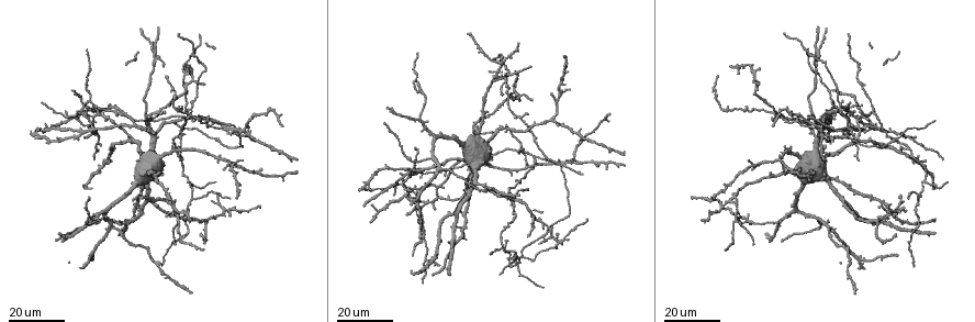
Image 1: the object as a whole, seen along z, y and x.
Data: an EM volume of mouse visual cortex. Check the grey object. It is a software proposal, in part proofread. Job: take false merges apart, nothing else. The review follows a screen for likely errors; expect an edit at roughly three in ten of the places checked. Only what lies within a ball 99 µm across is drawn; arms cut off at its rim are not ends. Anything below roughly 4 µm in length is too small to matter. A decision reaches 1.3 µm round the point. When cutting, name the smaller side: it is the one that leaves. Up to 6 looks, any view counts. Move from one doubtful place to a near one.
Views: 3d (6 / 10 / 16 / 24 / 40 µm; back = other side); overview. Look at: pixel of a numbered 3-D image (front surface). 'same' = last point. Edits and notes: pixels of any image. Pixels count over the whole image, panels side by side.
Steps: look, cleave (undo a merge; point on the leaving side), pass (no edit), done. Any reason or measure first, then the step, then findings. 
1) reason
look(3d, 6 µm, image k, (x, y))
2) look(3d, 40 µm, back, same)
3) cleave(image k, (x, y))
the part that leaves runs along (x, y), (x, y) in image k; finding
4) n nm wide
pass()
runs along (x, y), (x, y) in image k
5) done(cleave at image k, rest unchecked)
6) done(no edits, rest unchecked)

four-way junction
look(3d, 16 µm, image 1, (511, 259))

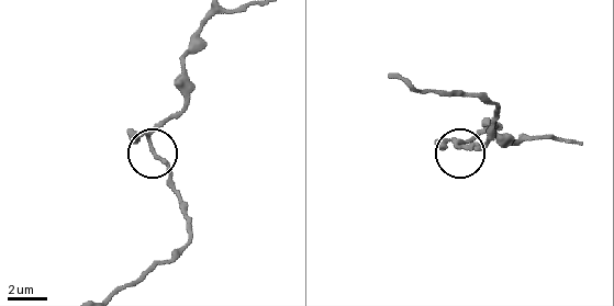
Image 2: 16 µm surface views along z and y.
look(3d, 10 µm, image 2, (152, 149))

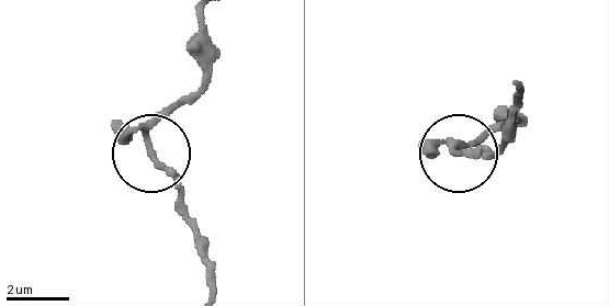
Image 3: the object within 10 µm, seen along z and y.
160 nm wide
cleave(image 3, (171, 167))
the part that leaves runs along (144, 133), (151, 161), (178, 193), (207, 287) in image 3; two cells meet here

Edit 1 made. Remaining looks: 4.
three-way junction
look(3d, 24 µm, image 1, (426, 203))

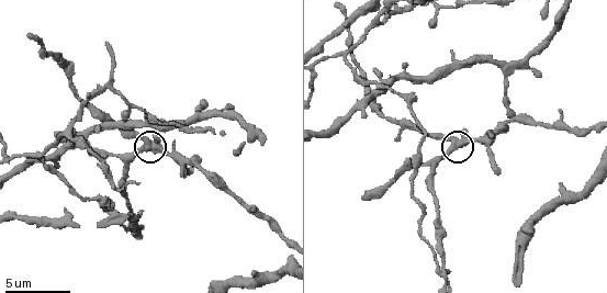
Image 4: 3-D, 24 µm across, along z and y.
look(3d, 10 µm, image 4, (145, 143))

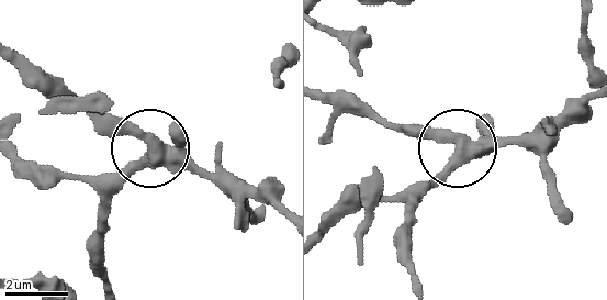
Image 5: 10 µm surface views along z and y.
460 nm wide
pass()
continuous, no second cell

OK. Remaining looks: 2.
four-way junction
look(3d, 24 µm, image 1, (157, 53))

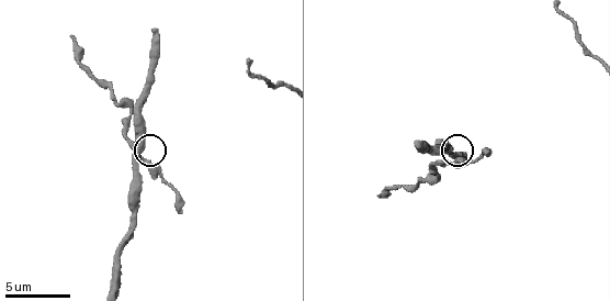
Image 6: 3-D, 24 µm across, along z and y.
look(3d, 10 µm, image 6, (137, 149))

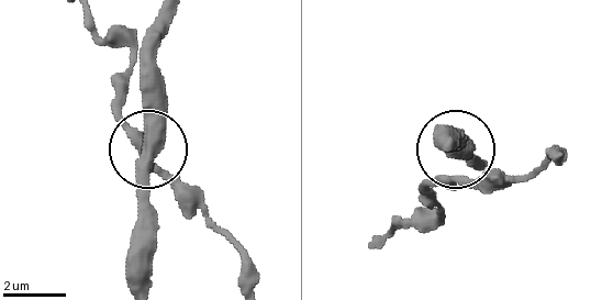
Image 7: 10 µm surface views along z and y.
390 nm wide
pass()
runs along (134, 279), (149, 69) in image 7; continuous, no second cell

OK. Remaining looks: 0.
done(cleave at image 3, rest unchecked)

